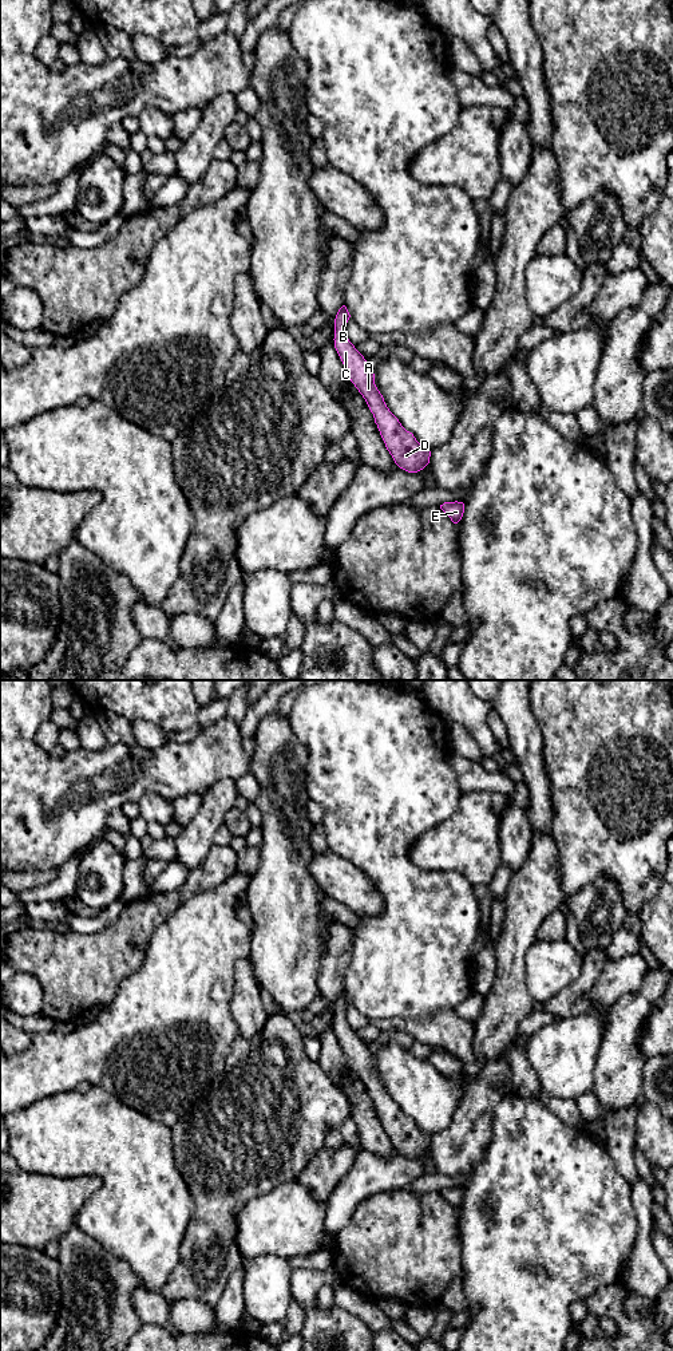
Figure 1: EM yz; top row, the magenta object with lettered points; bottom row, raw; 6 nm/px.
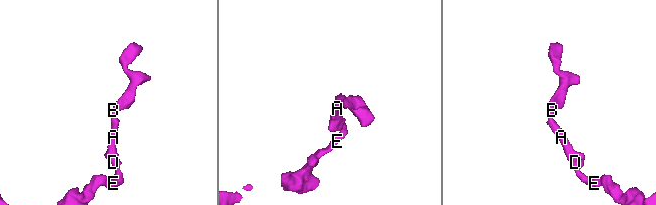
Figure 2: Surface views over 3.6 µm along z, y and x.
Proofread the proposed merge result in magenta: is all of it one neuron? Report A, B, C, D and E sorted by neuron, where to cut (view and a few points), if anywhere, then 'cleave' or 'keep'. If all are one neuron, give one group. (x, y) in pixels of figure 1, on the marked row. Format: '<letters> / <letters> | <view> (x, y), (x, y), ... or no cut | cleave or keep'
A B C D E | no cut | keep

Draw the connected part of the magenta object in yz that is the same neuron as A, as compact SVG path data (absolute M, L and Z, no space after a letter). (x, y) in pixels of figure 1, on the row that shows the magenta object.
M343 305L334 319L334 348L351 382L363 395L373 414L375 423L395 463L408 473L417 473L429 463L431 451L423 447L387 407L383 395L375 384L372 367L345 333L349 317L347 307Z

